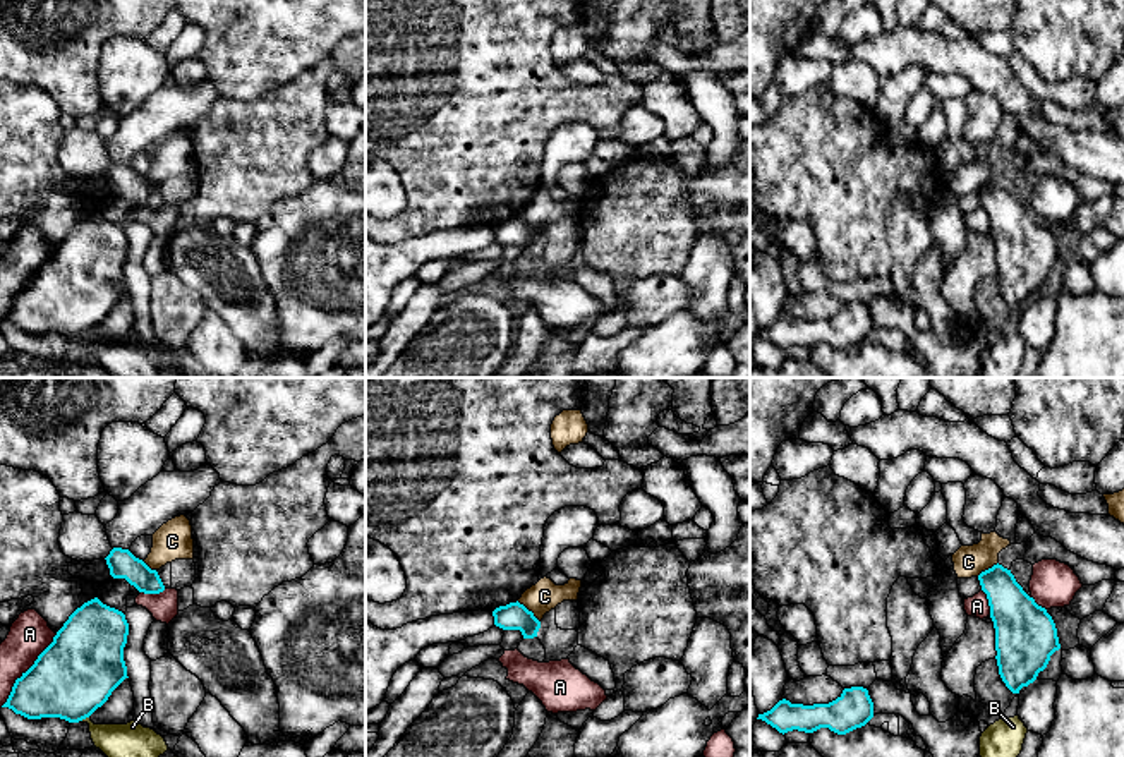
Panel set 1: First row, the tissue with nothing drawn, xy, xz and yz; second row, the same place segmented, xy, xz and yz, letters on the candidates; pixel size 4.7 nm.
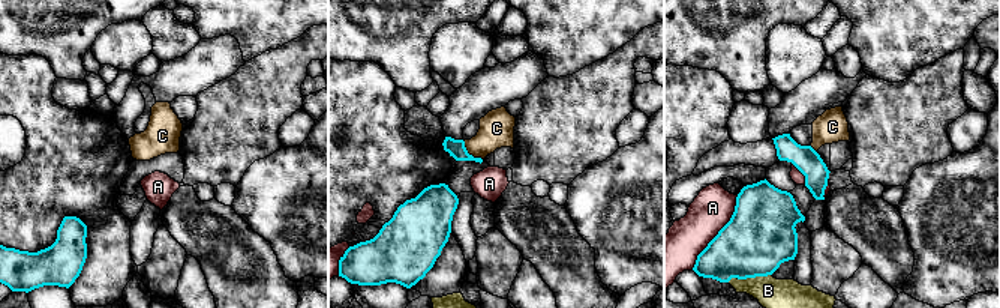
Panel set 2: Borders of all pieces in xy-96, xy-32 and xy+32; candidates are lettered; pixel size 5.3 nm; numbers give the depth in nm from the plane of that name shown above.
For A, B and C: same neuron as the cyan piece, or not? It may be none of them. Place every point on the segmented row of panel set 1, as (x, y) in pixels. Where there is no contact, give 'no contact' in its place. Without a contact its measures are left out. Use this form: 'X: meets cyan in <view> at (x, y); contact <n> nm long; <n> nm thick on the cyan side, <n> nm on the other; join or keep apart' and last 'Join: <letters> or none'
A: meets cyan in xy at (28, 670); contact 440 nm long; 380 nm thick on the cyan side, 190 nm on the other; keep apart
B: meets cyan in xy at (84, 718); contact 60 nm long; 380 nm thick on the cyan side, 160 nm on the other; keep apart
C: meets cyan in xz at (527, 610); contact 150 nm long; 130 nm thick on the cyan side, 140 nm on the other; keep apart
Join: none

